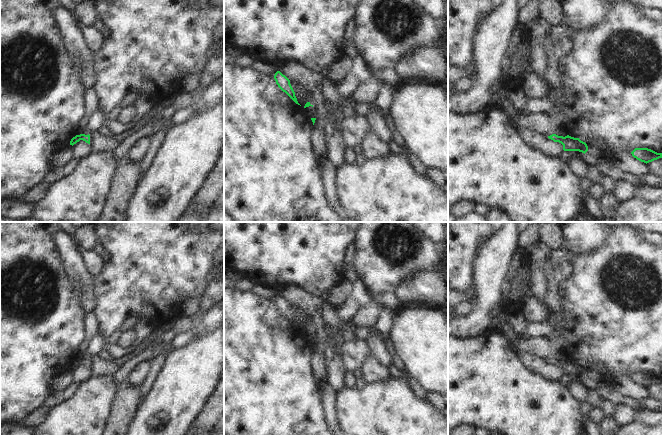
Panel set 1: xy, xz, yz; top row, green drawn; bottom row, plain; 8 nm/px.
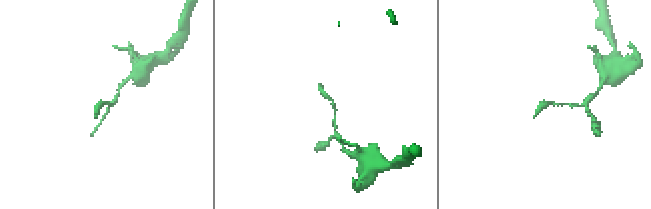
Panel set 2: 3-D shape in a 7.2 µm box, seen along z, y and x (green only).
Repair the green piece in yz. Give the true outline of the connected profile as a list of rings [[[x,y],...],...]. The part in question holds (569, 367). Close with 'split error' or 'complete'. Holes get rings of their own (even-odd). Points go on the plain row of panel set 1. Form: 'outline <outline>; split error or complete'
outline [[[556,358],[548,360],[549,363],[554,366],[559,366],[563,369],[564,375],[579,375],[586,377],[588,375],[588,370],[585,366],[581,365],[579,362],[574,362],[569,359],[563,361]]]; complete

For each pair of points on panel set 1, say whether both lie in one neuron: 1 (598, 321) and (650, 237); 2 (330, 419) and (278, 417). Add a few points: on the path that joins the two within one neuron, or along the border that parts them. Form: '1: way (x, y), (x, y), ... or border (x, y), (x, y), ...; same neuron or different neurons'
1: border (634, 232), (651, 244); different neurons
2: border (319, 396), (326, 424); different neurons

